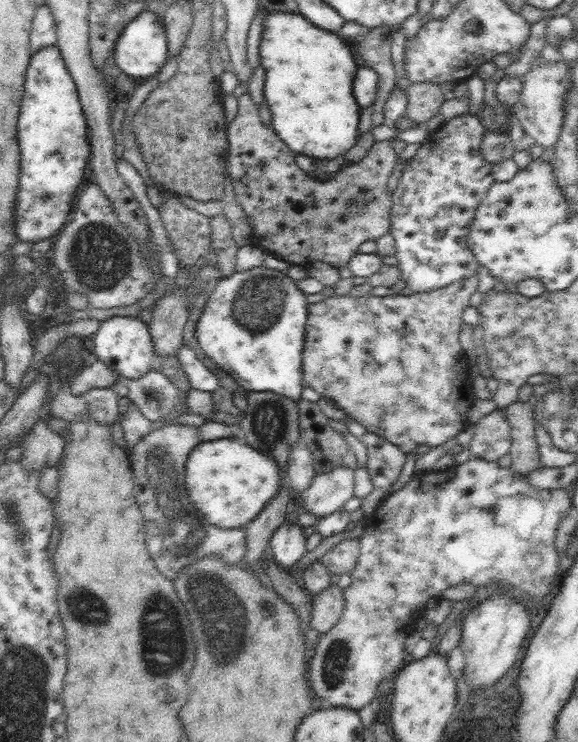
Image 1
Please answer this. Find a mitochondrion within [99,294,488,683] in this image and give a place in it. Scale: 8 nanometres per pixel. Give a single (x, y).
(211, 593)

